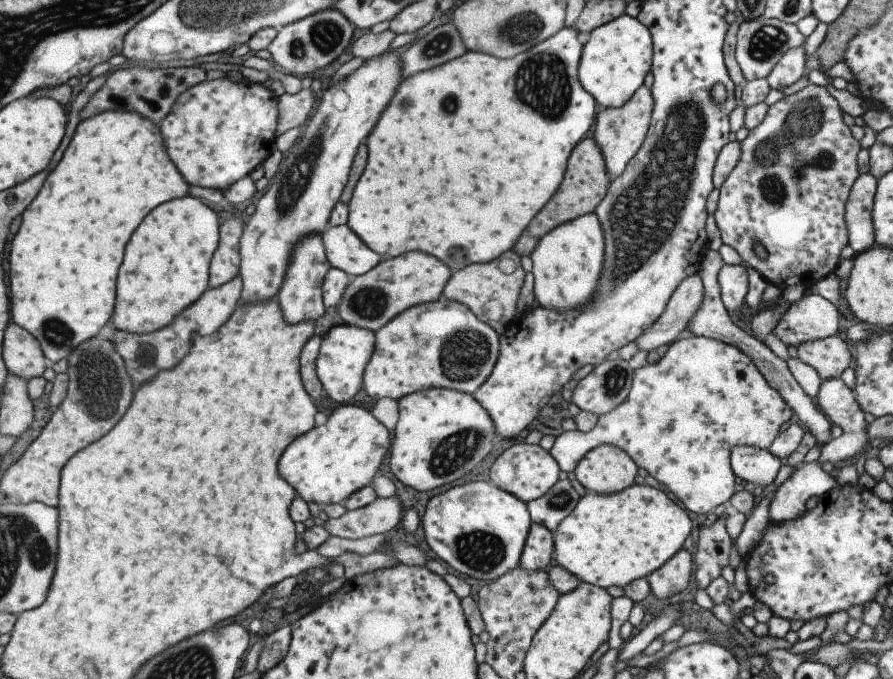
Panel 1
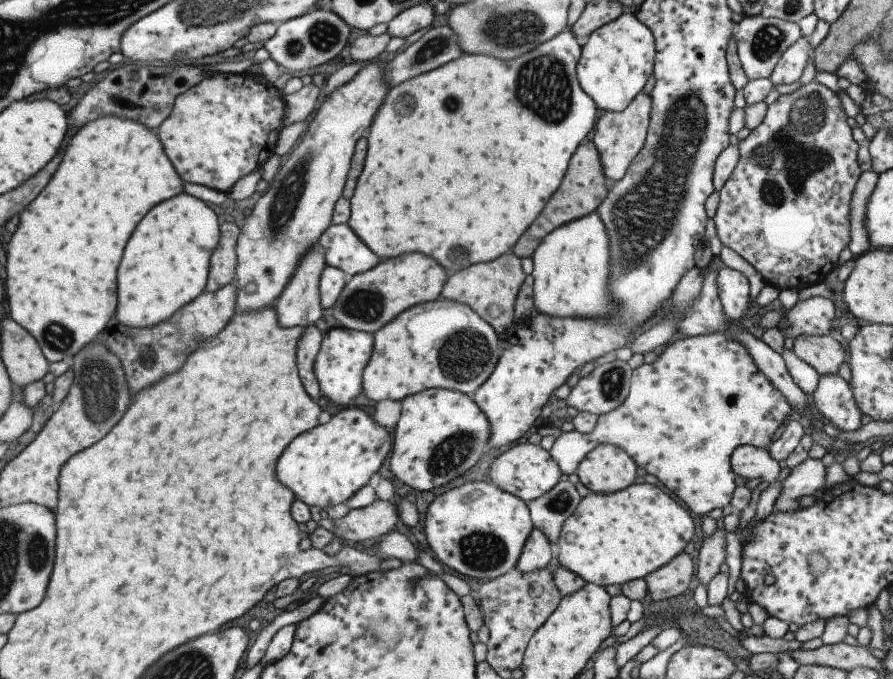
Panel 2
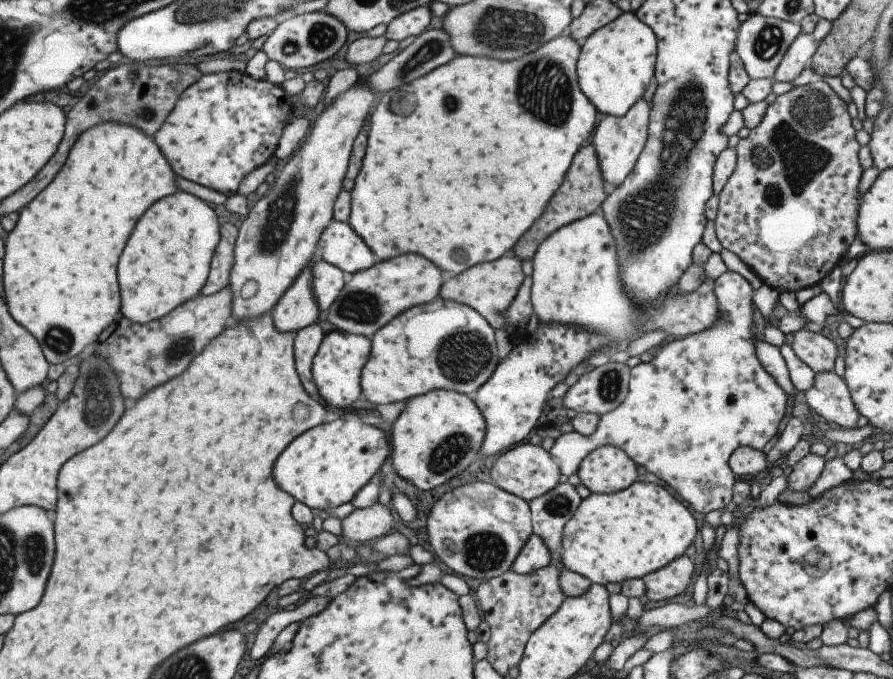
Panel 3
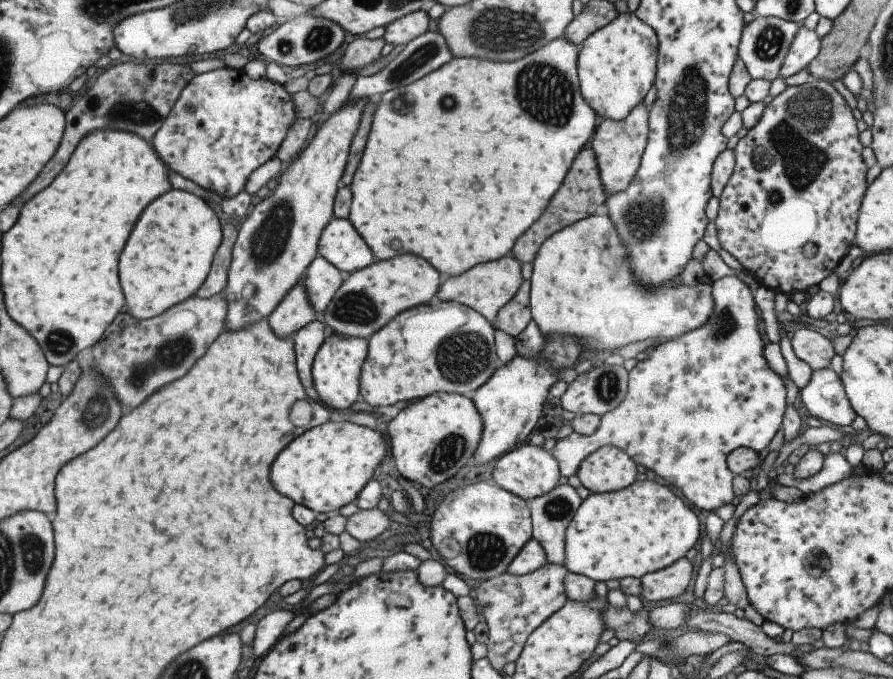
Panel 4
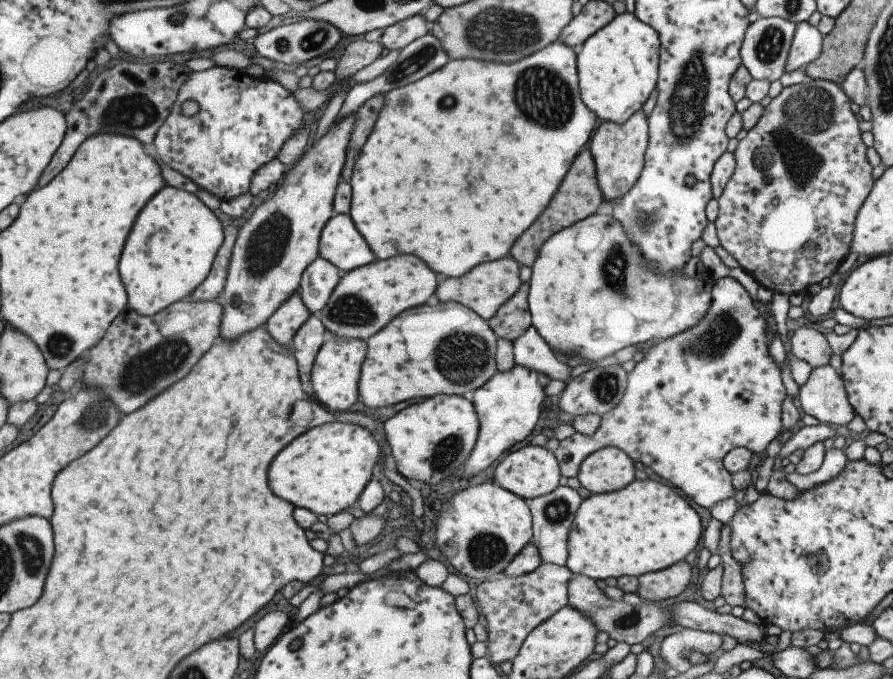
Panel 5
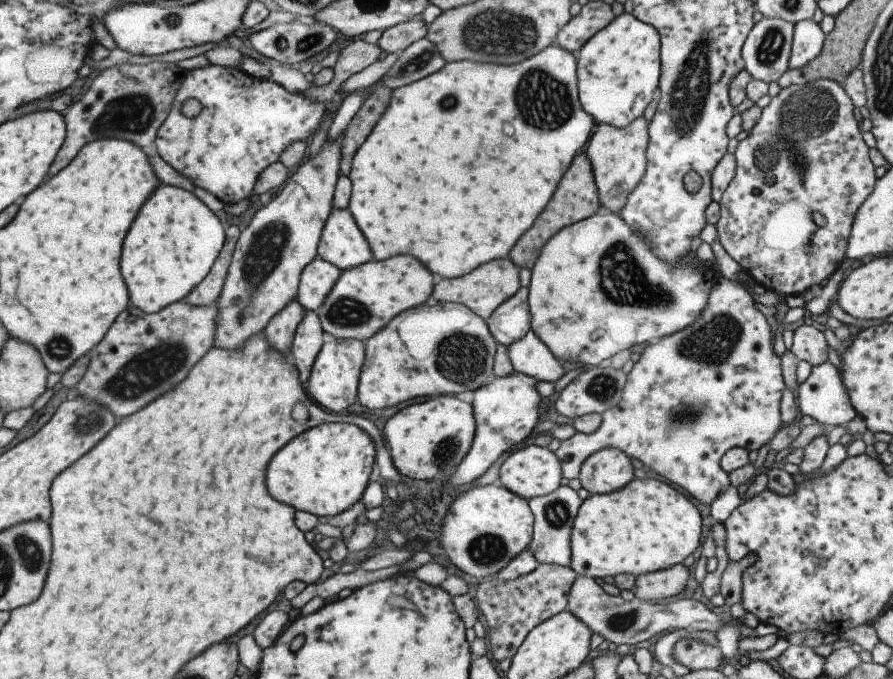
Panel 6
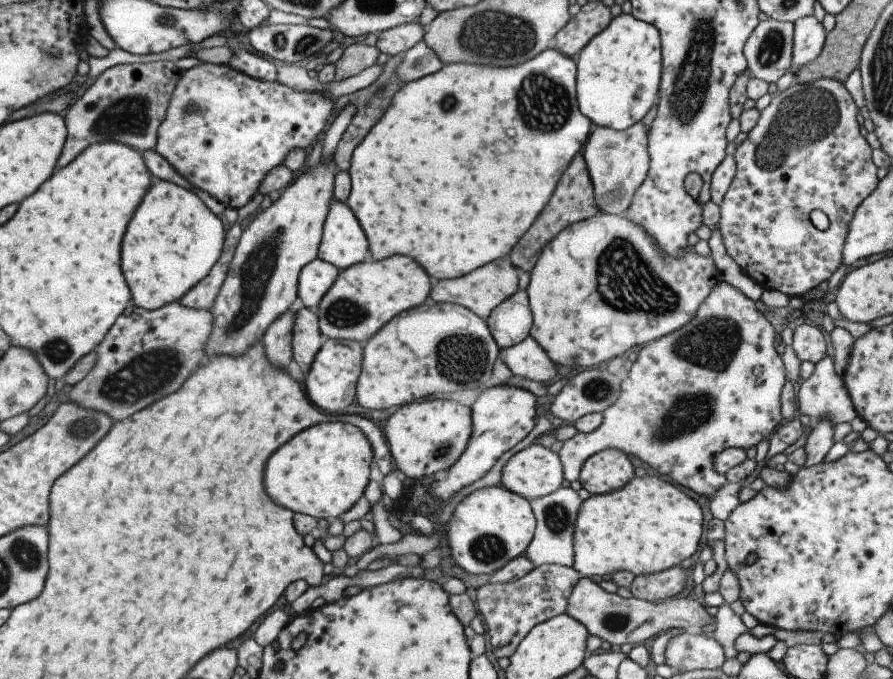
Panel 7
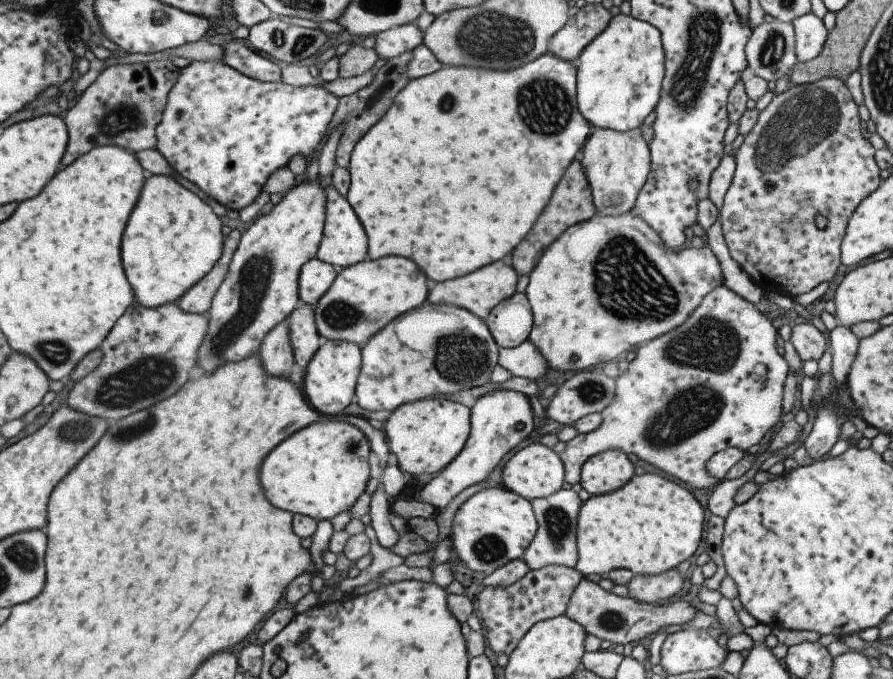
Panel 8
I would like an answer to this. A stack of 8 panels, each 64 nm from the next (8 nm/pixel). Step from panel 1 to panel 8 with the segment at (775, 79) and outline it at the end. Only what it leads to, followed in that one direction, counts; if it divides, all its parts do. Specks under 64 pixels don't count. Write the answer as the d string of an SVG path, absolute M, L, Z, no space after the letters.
M809 12L794 18L790 25L794 30L794 53L797 62L804 63L815 58L821 52L828 33L821 19Z

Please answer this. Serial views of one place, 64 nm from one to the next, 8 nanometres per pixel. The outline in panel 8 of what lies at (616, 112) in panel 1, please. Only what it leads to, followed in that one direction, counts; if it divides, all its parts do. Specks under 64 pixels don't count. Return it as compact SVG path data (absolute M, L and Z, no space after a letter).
M595 128L584 139L578 158L597 214L613 216L629 212L650 169L648 144L641 137L639 128L628 131Z

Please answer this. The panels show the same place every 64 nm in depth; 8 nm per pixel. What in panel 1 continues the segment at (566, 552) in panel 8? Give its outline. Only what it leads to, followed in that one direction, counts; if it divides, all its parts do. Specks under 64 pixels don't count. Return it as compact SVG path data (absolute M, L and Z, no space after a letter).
M567 479L558 480L543 496L528 501L525 506L532 523L545 526L553 534L559 522L575 509L579 498Z

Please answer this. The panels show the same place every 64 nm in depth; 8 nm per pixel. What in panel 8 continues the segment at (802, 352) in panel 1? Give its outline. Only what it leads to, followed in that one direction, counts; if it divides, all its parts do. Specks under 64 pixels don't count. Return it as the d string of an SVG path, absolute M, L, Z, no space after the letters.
M811 322L799 323L791 329L790 342L801 361L818 361L826 349L823 335Z

